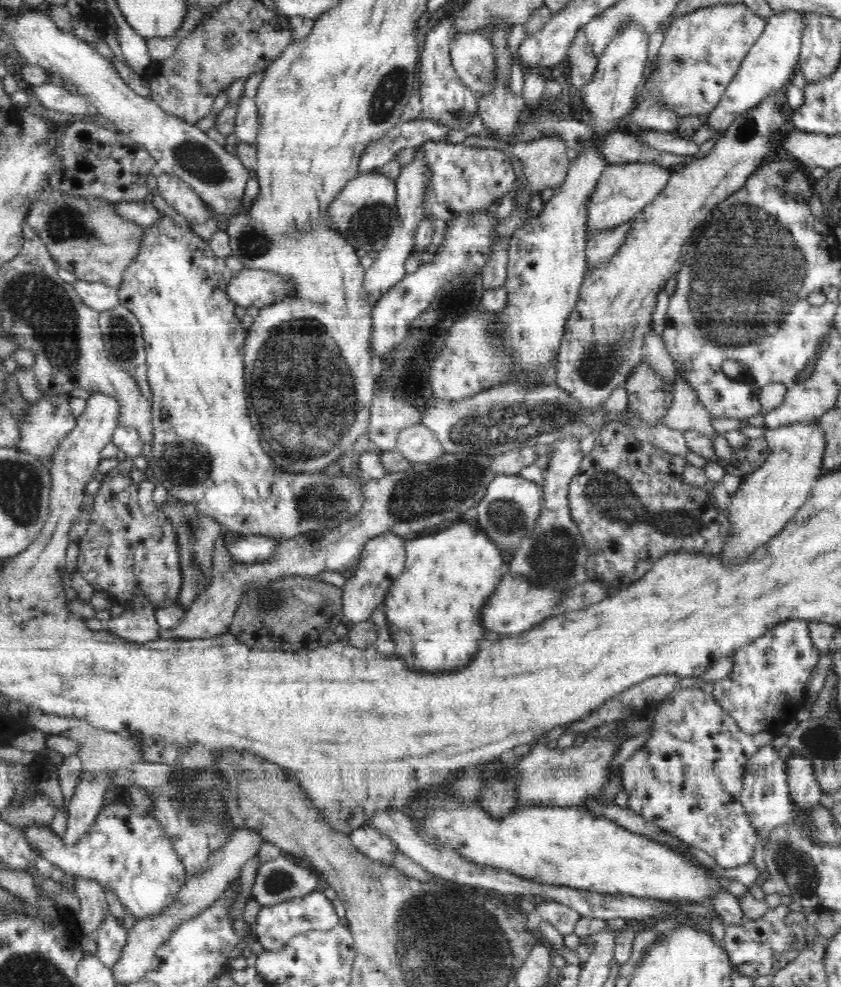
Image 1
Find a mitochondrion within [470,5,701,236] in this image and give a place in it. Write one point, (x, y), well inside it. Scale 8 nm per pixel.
(675, 60)

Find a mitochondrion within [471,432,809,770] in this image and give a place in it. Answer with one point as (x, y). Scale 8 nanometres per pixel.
(607, 491)

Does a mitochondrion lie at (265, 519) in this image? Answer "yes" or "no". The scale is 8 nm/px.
no

